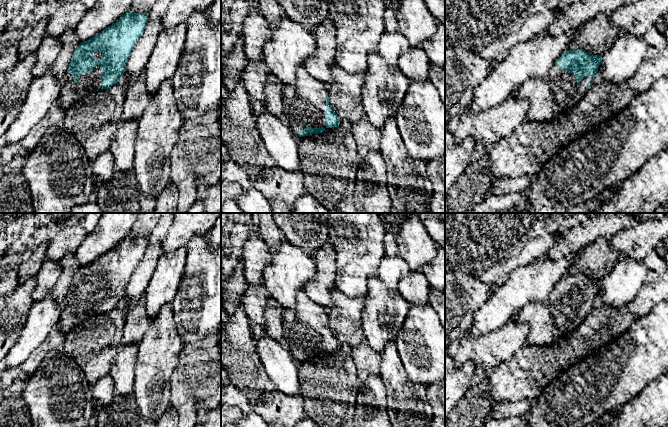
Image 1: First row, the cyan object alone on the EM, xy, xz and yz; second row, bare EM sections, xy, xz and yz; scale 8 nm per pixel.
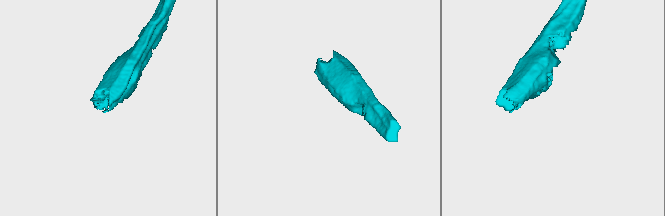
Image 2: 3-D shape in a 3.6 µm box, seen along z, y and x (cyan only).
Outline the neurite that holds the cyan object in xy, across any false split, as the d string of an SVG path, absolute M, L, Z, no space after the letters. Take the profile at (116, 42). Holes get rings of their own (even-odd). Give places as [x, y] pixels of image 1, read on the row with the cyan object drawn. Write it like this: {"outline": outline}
{"outline": "M129 10L101 33L79 44L62 78L58 101L64 111L87 94L120 80L147 21L148 13Z"}

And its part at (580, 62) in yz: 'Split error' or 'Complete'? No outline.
Split error

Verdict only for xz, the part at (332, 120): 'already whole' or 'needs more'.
needs more

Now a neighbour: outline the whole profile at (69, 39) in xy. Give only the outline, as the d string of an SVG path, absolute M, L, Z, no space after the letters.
M72 28L67 29L59 39L62 43L62 48L49 71L56 78L62 80L69 68L72 55L81 42L76 35L75 29Z

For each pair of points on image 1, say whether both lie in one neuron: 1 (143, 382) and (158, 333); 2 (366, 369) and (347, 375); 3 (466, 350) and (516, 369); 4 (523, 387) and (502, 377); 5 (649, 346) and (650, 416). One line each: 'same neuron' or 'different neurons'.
1: same neuron
2: different neurons
3: different neurons
4: same neuron
5: different neurons

